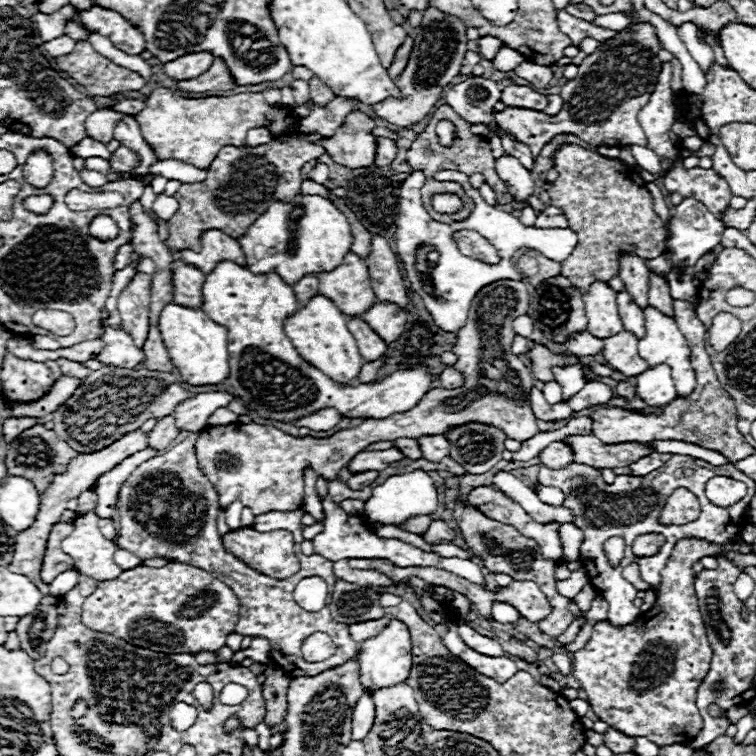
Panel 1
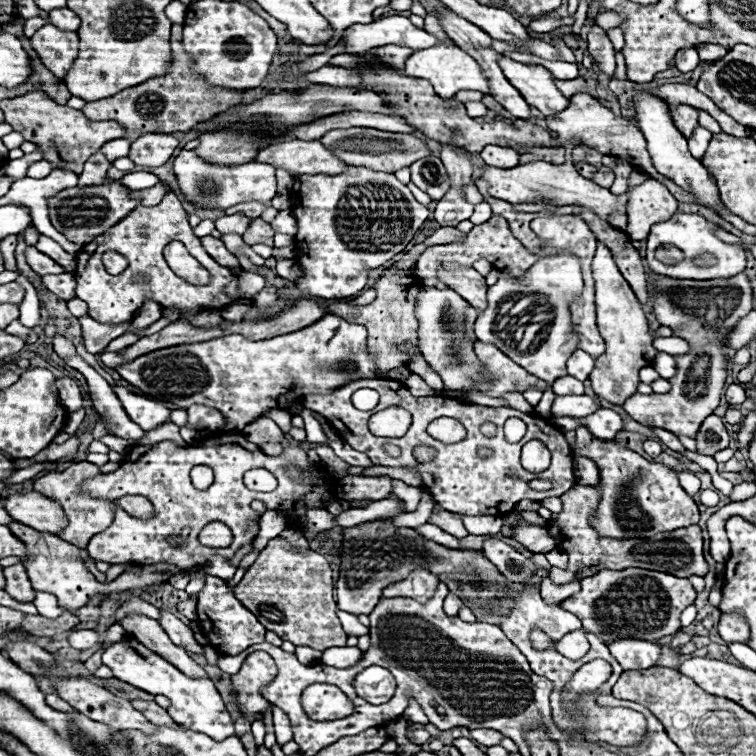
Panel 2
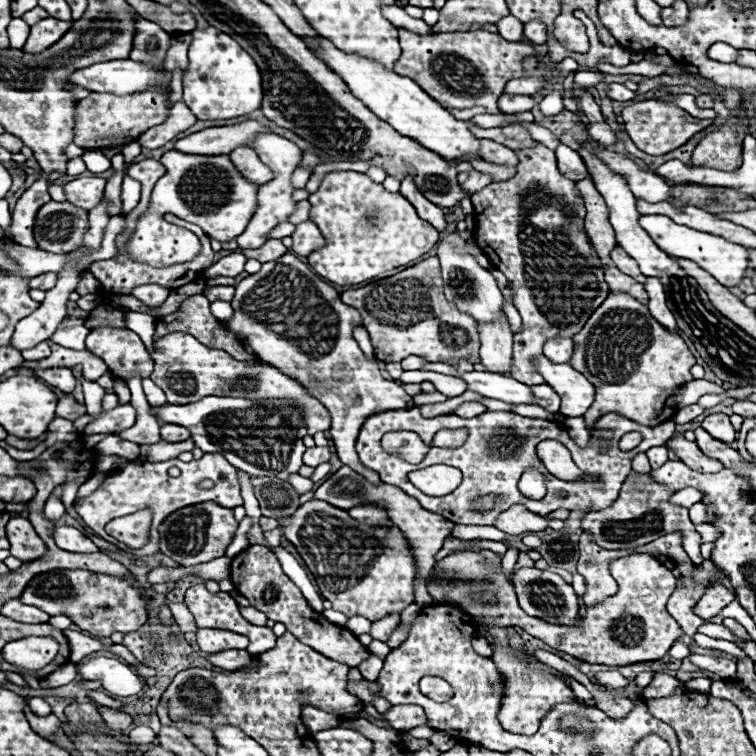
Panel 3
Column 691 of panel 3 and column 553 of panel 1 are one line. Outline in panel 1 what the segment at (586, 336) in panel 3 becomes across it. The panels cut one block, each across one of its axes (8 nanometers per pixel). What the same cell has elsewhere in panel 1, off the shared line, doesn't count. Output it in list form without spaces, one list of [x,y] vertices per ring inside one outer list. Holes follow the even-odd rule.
[[[536,344],[534,348],[530,348],[530,352],[526,352],[526,358],[528,358],[528,366],[532,370],[532,376],[542,380],[542,382],[550,382],[550,380],[556,380],[554,374],[552,374],[552,368],[566,368],[566,366],[574,366],[574,364],[580,364],[580,358],[574,356],[574,354],[556,354],[556,352],[550,352],[546,346],[542,344]]]

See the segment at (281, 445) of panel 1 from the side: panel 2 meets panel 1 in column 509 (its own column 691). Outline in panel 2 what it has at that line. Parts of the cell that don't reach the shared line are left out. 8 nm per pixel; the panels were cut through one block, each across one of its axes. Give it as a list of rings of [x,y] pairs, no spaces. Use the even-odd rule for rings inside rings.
[[[740,272],[732,278],[716,278],[716,280],[680,280],[668,278],[662,274],[652,276],[650,298],[654,304],[656,320],[662,326],[672,328],[674,336],[688,342],[690,352],[682,356],[674,356],[676,374],[668,378],[672,390],[666,394],[640,394],[636,392],[624,402],[624,410],[644,426],[666,428],[674,434],[696,436],[702,420],[720,404],[724,394],[724,382],[728,374],[730,356],[724,352],[726,336],[738,326],[738,322],[748,316],[752,308],[752,286],[746,272]]]

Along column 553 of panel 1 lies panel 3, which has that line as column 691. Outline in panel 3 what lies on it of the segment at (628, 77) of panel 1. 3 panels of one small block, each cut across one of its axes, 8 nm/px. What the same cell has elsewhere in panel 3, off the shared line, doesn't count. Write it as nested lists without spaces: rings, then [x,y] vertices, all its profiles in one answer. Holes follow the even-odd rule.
[[[644,100],[644,102],[632,104],[622,110],[622,118],[624,118],[624,126],[626,126],[626,132],[632,138],[632,142],[650,156],[662,156],[662,154],[668,154],[668,152],[684,146],[694,134],[702,132],[704,128],[708,128],[712,124],[710,120],[692,118],[682,108],[678,108],[670,102],[660,102],[660,100]]]

